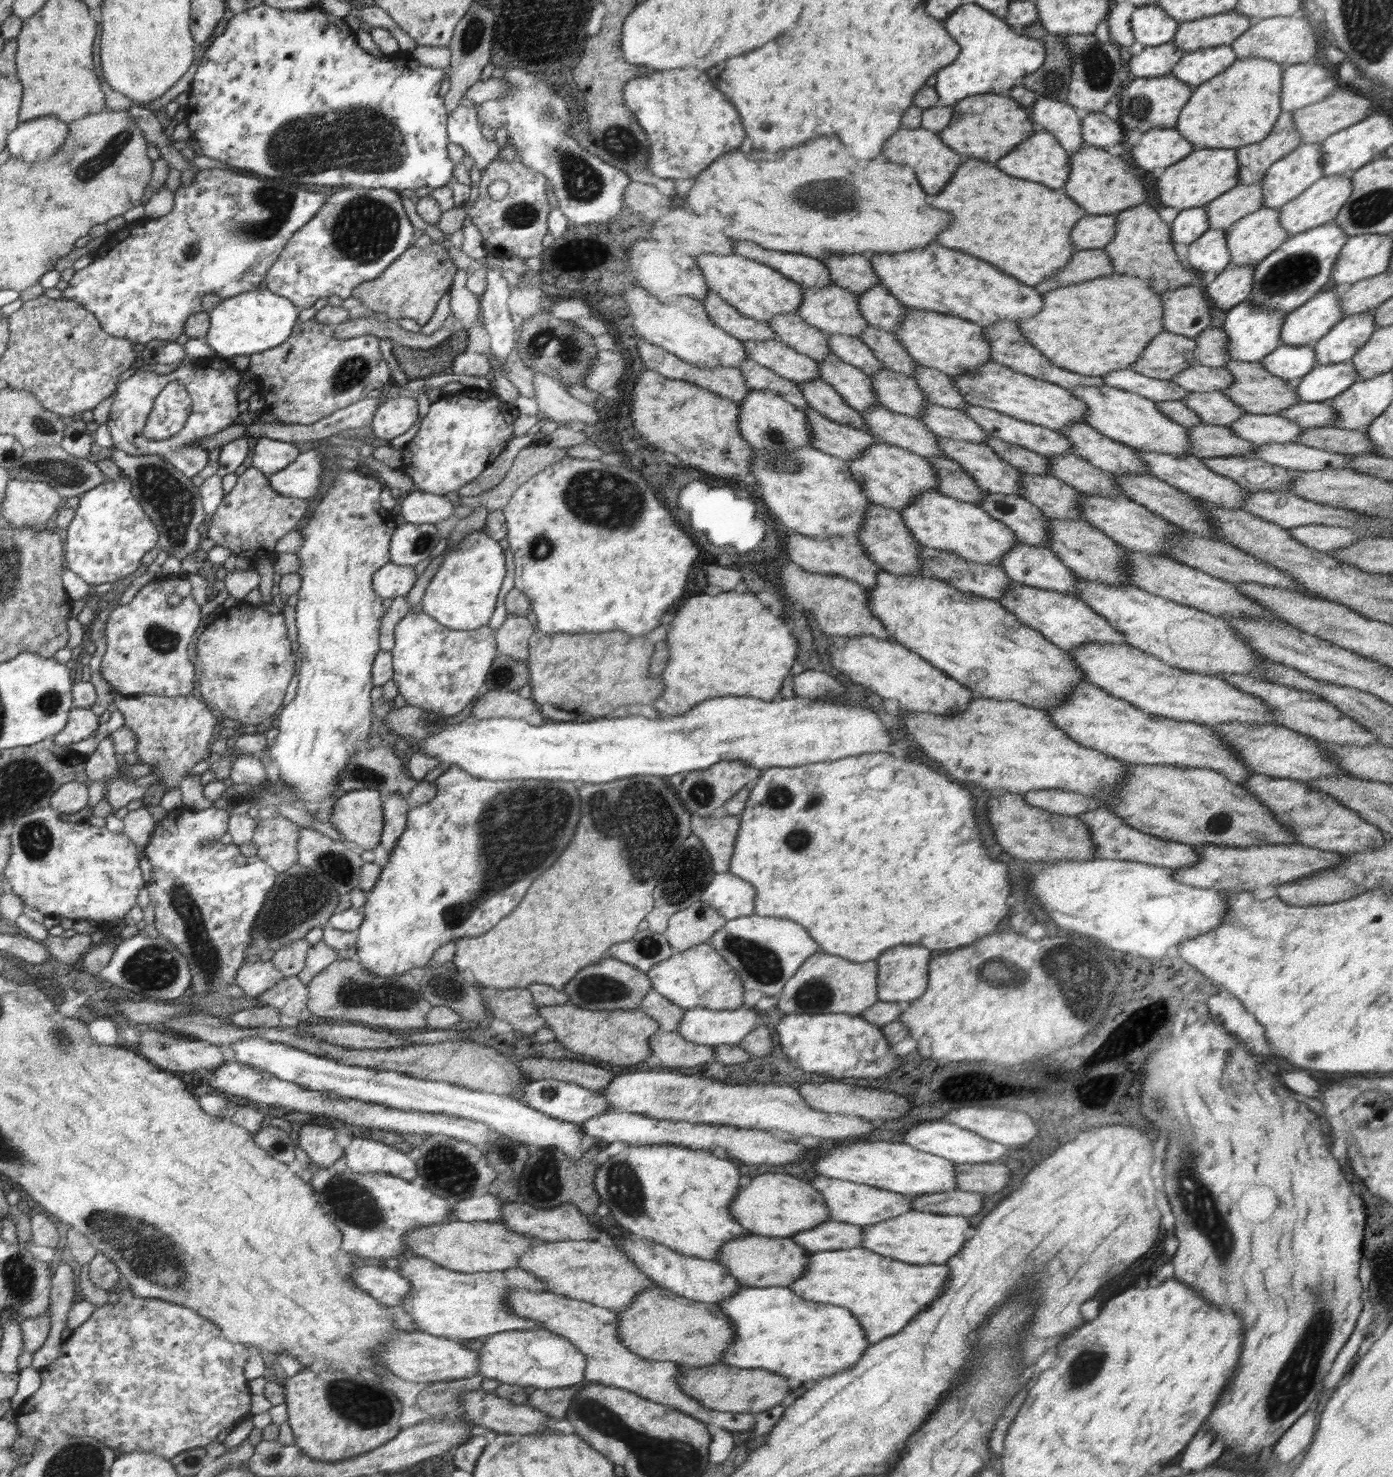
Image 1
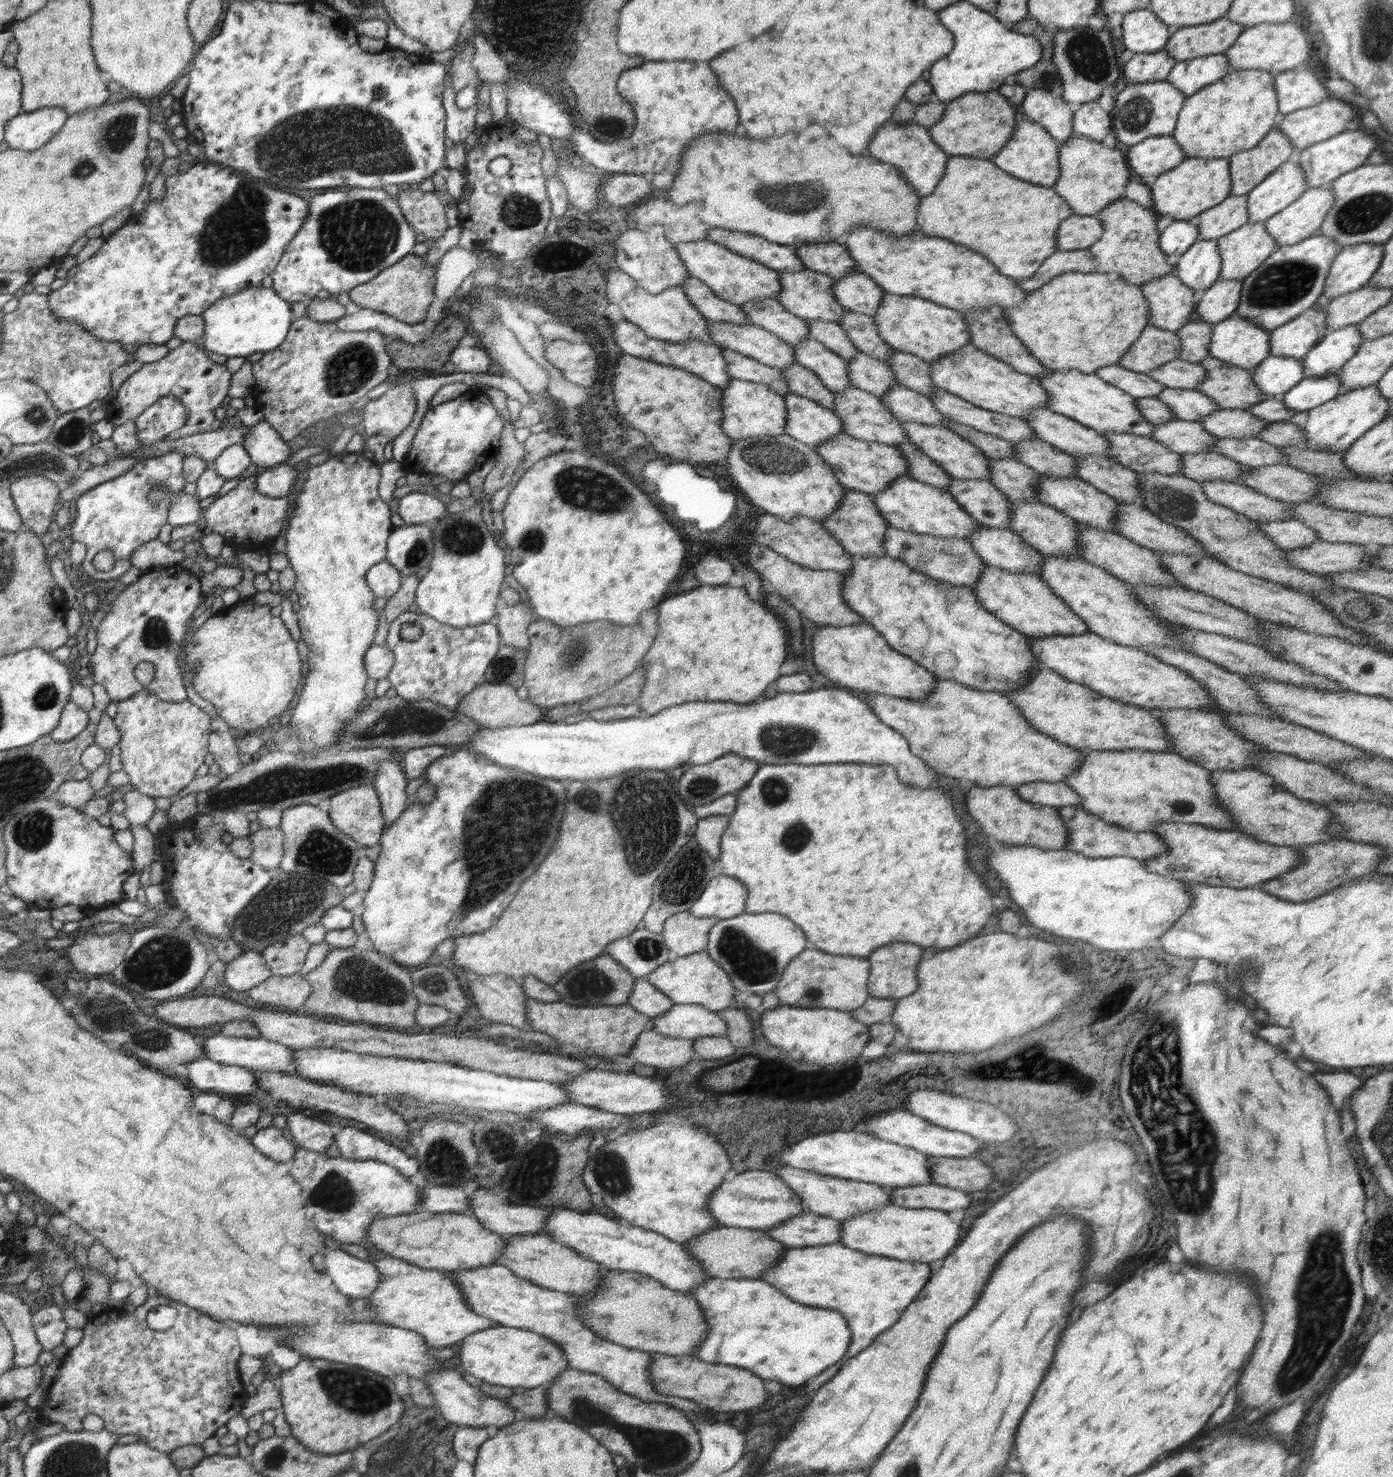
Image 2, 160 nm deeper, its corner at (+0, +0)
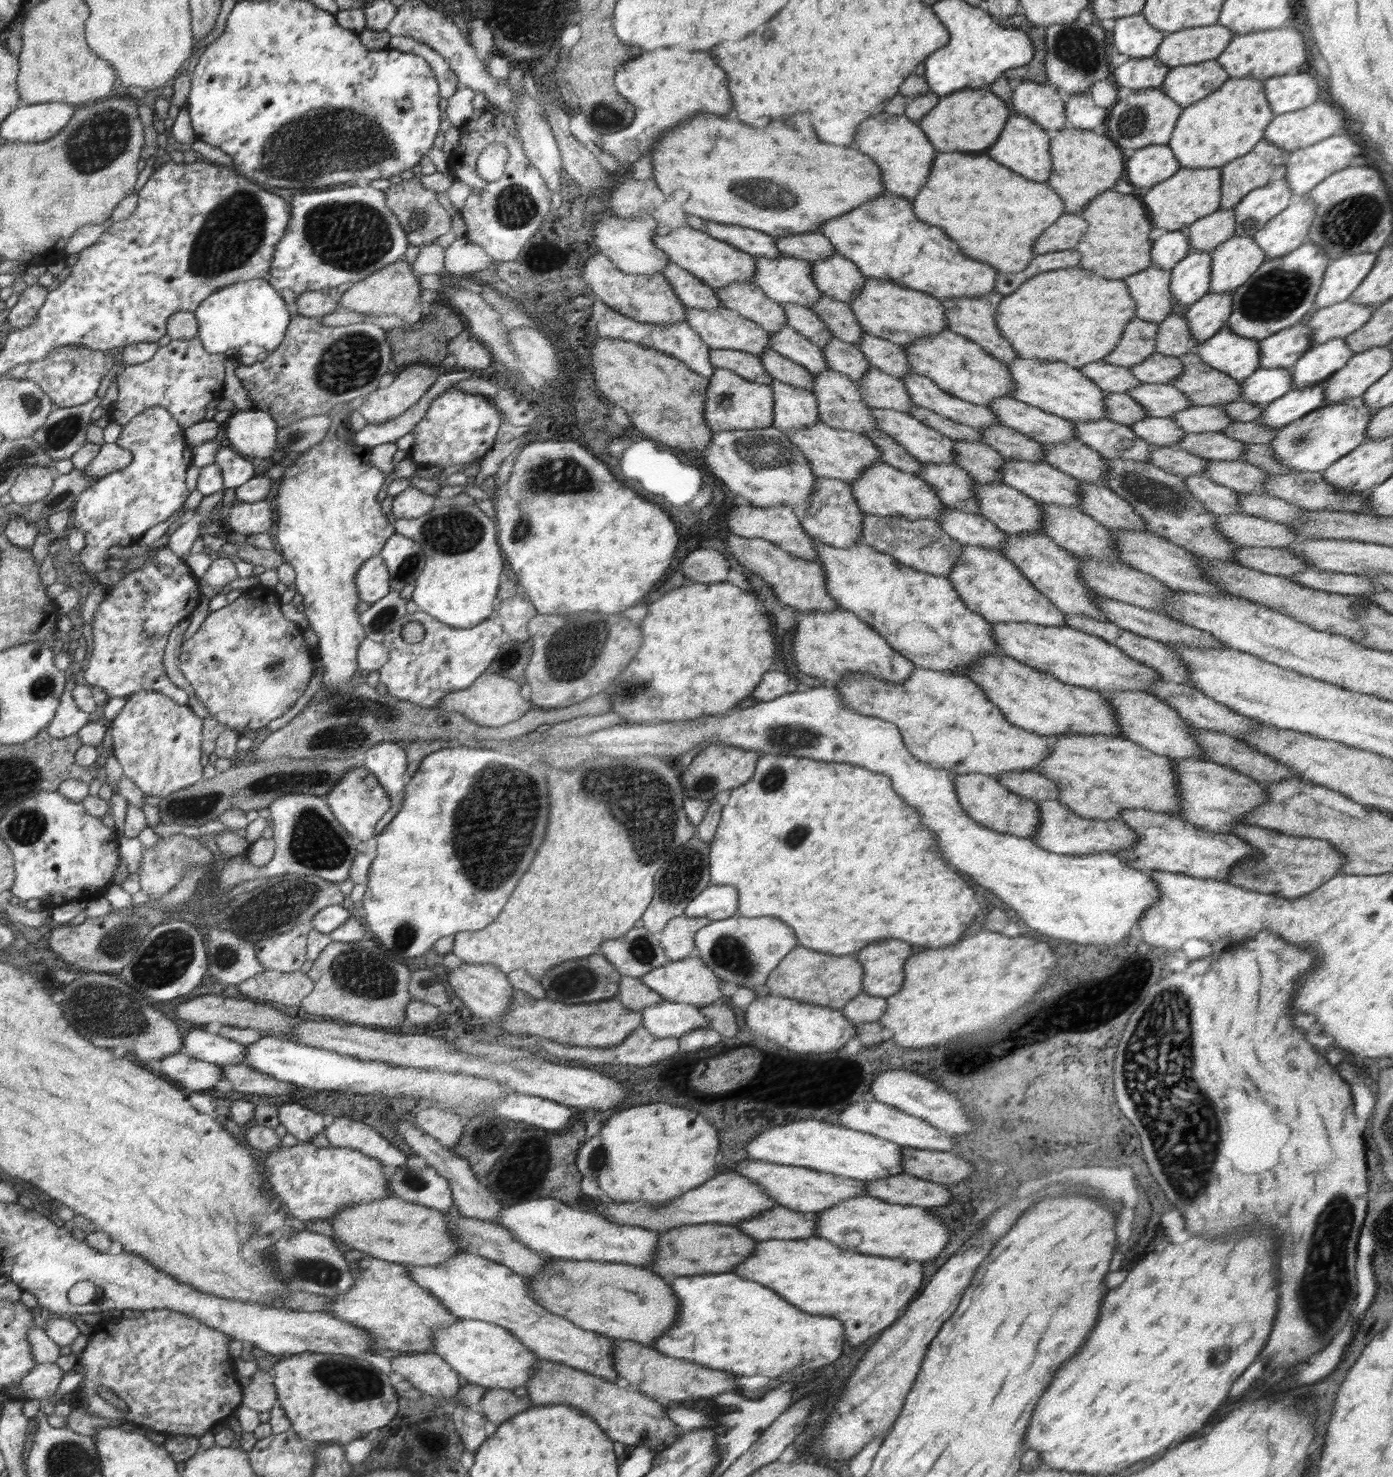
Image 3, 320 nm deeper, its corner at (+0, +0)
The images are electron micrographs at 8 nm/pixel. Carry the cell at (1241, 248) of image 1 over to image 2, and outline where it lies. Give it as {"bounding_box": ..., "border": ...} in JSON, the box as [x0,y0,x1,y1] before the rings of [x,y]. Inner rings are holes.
{"bounding_box":[1217,221,1277,280],"border":[[[1265,221],[1247,222],[1244,226],[1217,239],[1222,259],[1219,280],[1245,279],[1254,272],[1271,254],[1277,251],[1276,241],[1266,232]]]}

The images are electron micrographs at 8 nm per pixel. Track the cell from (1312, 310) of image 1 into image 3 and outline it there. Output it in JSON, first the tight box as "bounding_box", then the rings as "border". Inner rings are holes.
{"bounding_box":[1259,323,1312,368],"border":[[[1300,323],[1259,342],[1262,368],[1291,368],[1312,346],[1312,329]]]}

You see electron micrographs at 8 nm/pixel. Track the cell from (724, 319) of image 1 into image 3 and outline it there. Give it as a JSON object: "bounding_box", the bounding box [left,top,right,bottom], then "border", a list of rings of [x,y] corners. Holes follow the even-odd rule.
{"bounding_box":[661,261,724,310],"border":[[[670,261],[661,272],[670,281],[679,300],[687,307],[712,310],[724,307],[714,289],[701,281],[695,273],[688,272]]]}

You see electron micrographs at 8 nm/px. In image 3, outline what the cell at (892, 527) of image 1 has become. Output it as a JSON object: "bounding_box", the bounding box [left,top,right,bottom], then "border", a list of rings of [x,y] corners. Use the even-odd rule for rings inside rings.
{"bounding_box":[791,477,864,548],"border":[[[816,477],[813,493],[803,502],[791,505],[800,524],[810,537],[834,548],[848,548],[862,542],[861,520],[864,512],[858,508],[849,483],[840,479]]]}

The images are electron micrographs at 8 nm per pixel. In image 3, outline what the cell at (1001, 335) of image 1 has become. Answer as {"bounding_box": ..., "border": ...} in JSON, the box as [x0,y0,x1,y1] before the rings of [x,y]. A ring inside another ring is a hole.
{"bounding_box":[940,292,1018,363],"border":[[[985,292],[983,295],[975,297],[945,298],[940,299],[940,301],[944,307],[948,329],[979,344],[986,353],[1007,363],[1018,357],[1018,353],[1012,349],[1012,344],[999,333],[994,320],[996,307],[1000,304],[1002,297],[1000,293]]]}

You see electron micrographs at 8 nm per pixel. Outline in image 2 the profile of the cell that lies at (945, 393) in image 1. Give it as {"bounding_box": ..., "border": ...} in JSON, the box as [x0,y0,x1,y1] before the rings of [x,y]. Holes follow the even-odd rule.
{"bounding_box":[886,350,936,396],"border":[[[895,350],[886,363],[900,385],[926,396],[935,391],[936,386],[933,385],[929,371],[930,363],[923,358]]]}

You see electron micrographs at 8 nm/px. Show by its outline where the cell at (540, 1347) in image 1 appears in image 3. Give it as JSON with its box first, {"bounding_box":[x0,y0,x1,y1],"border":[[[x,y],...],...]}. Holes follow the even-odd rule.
{"bounding_box":[433,1319,540,1389],"border":[[[458,1319],[457,1323],[438,1329],[433,1334],[433,1350],[438,1356],[441,1356],[456,1372],[464,1376],[469,1383],[484,1386],[488,1389],[515,1389],[526,1384],[533,1370],[537,1367],[540,1358],[531,1351],[531,1348],[524,1346],[522,1341],[515,1333],[500,1325],[481,1320]]]}

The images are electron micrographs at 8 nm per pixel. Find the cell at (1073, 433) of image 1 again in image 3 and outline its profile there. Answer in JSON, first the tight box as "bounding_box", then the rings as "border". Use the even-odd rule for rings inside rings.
{"bounding_box":[988,396,1075,444],"border":[[[1010,396],[994,399],[988,406],[999,422],[1040,443],[1058,444],[1075,438],[1074,421],[1044,412]]]}

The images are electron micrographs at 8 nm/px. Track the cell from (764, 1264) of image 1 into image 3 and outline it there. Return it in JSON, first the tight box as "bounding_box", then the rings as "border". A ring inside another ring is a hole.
{"bounding_box":[644,1224,758,1279],"border":[[[686,1224],[660,1234],[653,1261],[644,1267],[666,1279],[708,1273],[730,1273],[737,1264],[749,1259],[758,1244],[758,1240],[732,1224]]]}

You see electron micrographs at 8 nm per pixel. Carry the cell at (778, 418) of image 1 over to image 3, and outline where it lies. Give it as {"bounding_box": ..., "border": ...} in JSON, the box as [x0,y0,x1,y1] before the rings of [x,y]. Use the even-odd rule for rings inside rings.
{"bounding_box":[706,367,775,431],"border":[[[715,367],[707,386],[706,423],[716,431],[744,430],[772,426],[775,418],[775,397],[771,385],[742,378],[733,370]]]}

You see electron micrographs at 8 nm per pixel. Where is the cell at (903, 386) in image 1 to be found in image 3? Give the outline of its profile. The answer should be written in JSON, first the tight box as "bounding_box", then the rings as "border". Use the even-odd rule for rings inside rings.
{"bounding_box":[823,337,872,382],"border":[[[834,337],[823,347],[824,357],[830,369],[849,376],[854,382],[872,367],[864,353],[854,344]]]}

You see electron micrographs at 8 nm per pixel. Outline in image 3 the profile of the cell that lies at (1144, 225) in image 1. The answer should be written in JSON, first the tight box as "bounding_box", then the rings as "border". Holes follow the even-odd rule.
{"bounding_box":[1075,190,1153,279],"border":[[[1106,190],[1092,198],[1092,202],[1086,205],[1079,215],[1088,226],[1083,239],[1075,246],[1081,256],[1078,267],[1094,271],[1102,278],[1123,279],[1153,266],[1150,256],[1152,242],[1148,240],[1153,226],[1140,197]]]}

